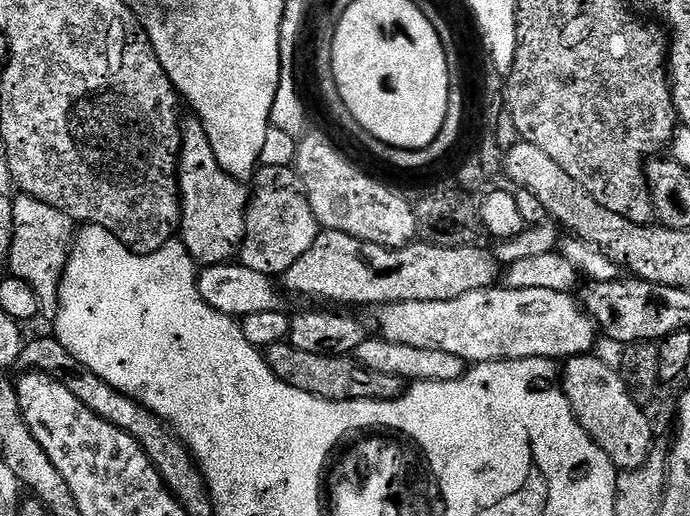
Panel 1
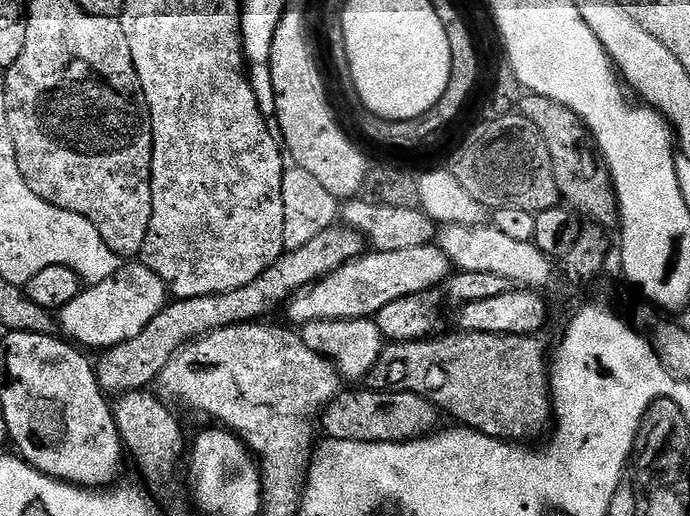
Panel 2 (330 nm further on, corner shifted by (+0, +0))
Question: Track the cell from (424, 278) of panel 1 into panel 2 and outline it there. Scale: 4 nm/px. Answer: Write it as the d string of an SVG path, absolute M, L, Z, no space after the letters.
M333 226L318 234L293 252L285 251L254 282L242 286L238 290L230 290L222 294L210 294L185 300L173 299L156 315L154 322L133 340L122 342L113 348L103 349L99 353L100 361L95 361L96 377L100 389L109 397L123 396L126 392L139 392L155 385L166 362L182 346L199 336L208 336L214 330L234 326L235 324L251 324L263 321L276 307L292 299L292 295L301 292L310 284L324 280L334 270L338 270L346 262L357 260L366 251L366 241L354 229L347 226Z

